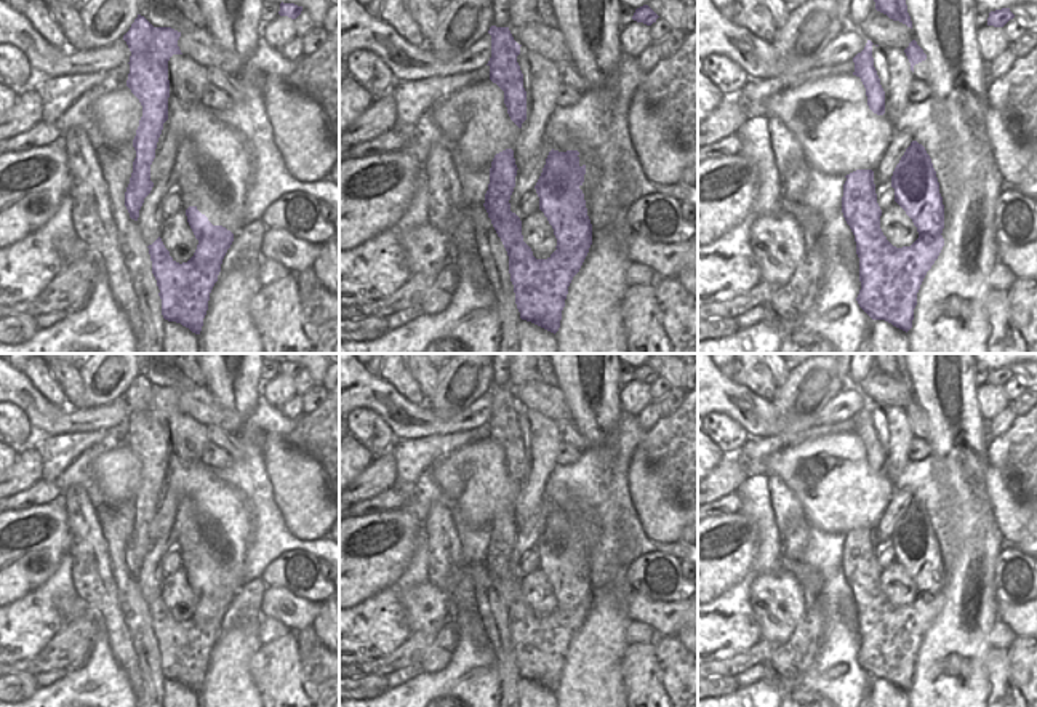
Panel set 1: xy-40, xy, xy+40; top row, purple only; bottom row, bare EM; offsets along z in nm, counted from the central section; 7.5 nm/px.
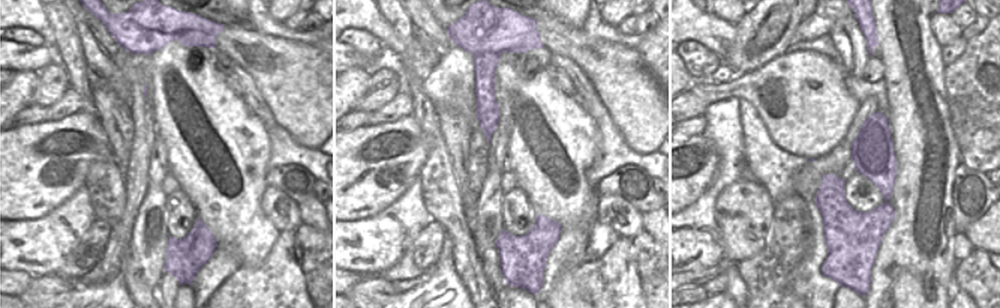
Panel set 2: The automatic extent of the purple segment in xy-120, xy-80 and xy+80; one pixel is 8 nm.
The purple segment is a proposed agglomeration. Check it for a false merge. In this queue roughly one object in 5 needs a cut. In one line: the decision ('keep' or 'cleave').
cleave

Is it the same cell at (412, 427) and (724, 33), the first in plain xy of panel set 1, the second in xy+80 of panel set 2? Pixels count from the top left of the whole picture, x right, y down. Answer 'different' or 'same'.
same

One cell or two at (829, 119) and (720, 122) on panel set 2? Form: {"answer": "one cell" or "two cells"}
{"answer": "two cells"}

